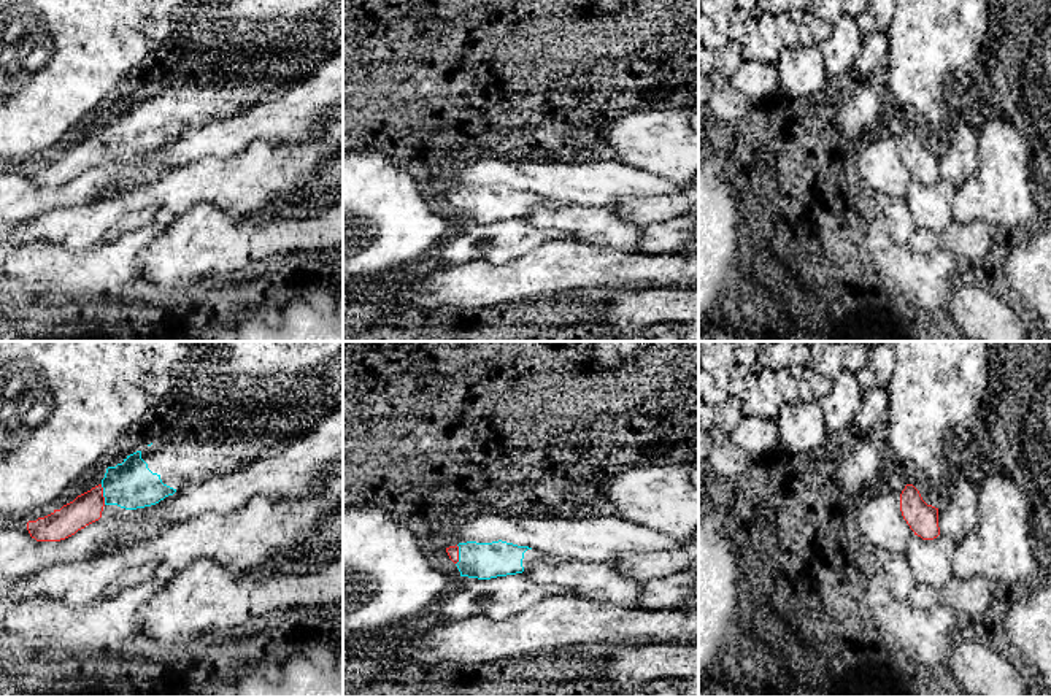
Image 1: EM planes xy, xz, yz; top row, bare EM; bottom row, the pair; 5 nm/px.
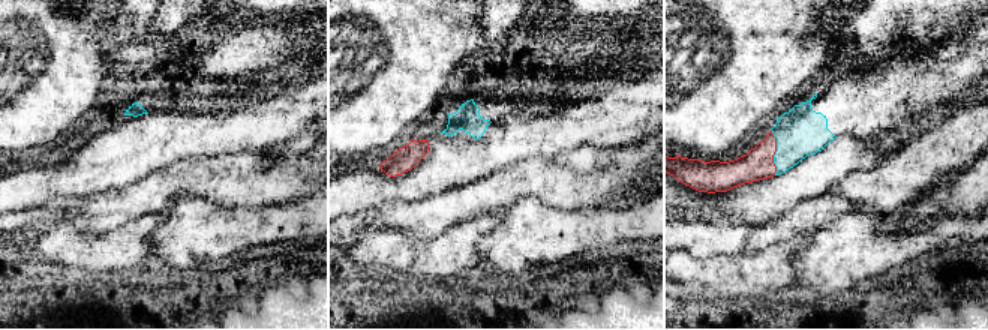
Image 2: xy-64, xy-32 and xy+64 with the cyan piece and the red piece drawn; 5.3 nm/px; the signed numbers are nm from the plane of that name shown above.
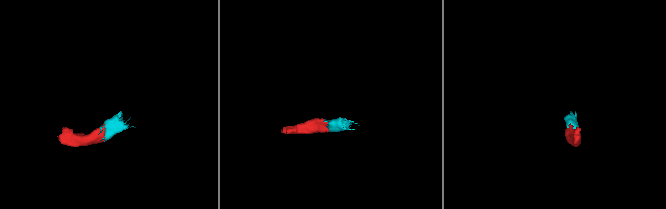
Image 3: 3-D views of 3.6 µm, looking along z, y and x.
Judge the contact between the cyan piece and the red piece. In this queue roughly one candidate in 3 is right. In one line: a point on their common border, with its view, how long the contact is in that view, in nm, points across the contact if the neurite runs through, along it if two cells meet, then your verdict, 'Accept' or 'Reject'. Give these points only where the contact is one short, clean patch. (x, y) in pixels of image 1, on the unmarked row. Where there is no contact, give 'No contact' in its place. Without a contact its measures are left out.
Touches cyan at xy (103, 138). Shared border 110 nm. Path across: xy (130, 129), (123, 129), (103, 138), (86, 153). Accept

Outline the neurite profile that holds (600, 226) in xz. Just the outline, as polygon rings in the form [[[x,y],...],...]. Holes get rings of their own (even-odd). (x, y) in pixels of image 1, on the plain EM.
[[[565,205],[559,210],[530,208],[522,219],[535,230],[564,232],[573,241],[595,246],[633,249],[641,240],[641,227],[622,219],[613,208]]]

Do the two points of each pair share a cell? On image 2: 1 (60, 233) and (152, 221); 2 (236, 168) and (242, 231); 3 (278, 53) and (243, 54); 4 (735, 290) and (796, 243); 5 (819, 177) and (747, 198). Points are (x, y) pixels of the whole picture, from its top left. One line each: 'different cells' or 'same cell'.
1: same cell
2: different cells
3: different cells
4: same cell
5: same cell

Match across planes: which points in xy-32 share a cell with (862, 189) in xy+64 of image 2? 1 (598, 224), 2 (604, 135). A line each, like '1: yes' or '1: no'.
1: no
2: no

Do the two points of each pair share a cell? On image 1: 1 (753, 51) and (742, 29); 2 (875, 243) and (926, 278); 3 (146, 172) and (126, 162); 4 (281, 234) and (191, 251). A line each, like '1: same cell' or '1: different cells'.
1: same cell
2: same cell
3: different cells
4: same cell

